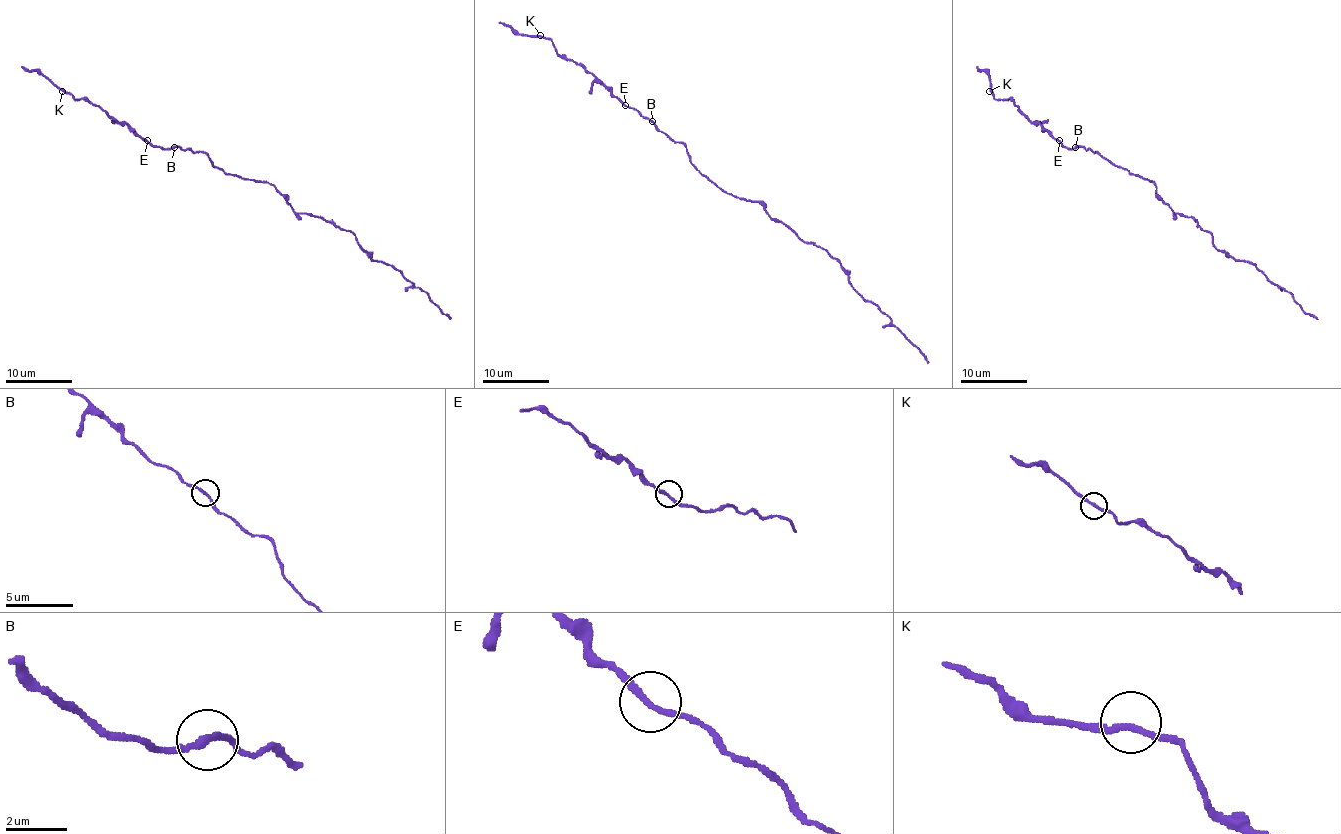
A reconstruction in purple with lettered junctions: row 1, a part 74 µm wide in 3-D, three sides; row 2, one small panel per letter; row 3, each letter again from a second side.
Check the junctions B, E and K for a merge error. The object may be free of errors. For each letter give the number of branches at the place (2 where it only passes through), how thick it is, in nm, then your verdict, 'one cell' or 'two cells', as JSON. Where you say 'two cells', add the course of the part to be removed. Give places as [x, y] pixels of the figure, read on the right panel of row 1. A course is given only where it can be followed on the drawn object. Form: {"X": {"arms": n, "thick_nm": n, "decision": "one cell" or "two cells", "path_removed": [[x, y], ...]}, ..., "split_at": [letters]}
{"B": {"arms": 2, "thick_nm": 190, "decision": "one cell"}, "E": {"arms": 2, "thick_nm": 200, "decision": "one cell"}, "K": {"arms": 2, "thick_nm": 190, "decision": "one cell"}, "split_at": []}

